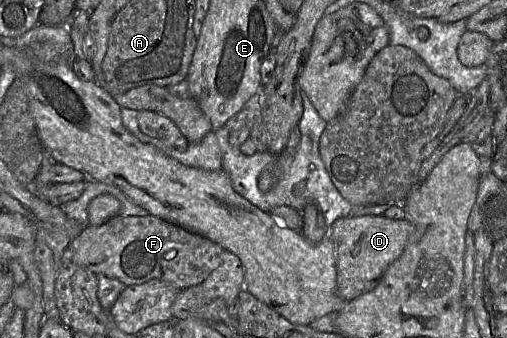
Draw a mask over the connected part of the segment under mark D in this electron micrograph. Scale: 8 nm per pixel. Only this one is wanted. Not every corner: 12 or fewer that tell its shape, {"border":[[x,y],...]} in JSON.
{"border":[[405,218],[335,220],[338,296],[373,290],[402,254]]}

